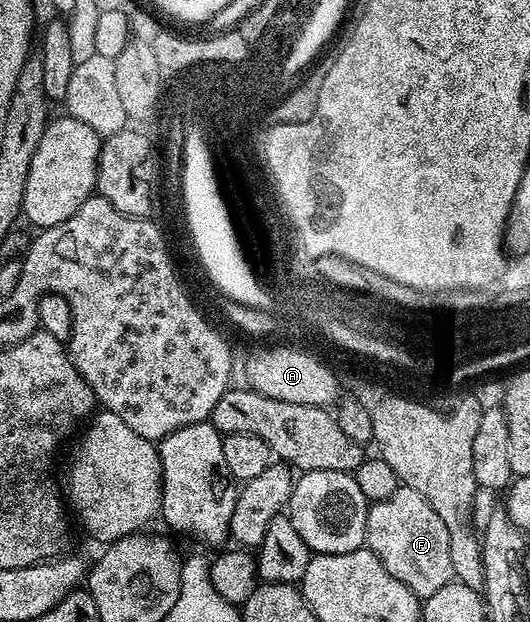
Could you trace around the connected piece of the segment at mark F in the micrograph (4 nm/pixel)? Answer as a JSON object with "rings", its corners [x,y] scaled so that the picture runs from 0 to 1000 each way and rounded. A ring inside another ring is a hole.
{"rings":[[[751,781],[738,799],[702,810],[692,825],[689,879],[715,895],[723,915],[800,966],[855,929],[843,846],[783,788]]]}

